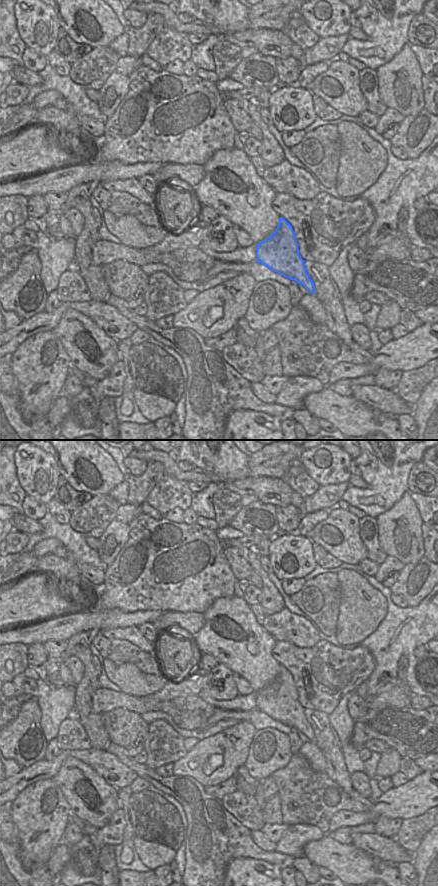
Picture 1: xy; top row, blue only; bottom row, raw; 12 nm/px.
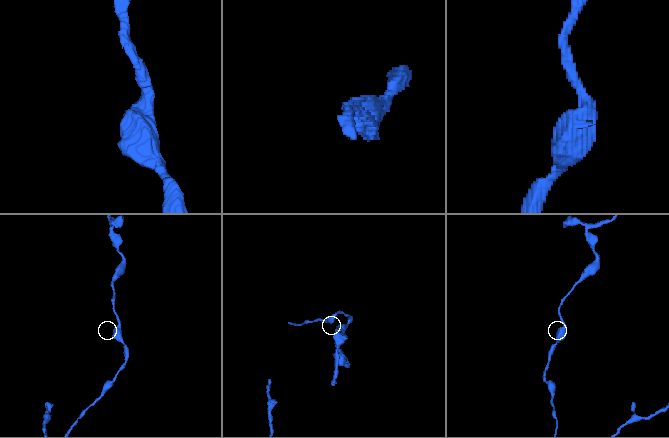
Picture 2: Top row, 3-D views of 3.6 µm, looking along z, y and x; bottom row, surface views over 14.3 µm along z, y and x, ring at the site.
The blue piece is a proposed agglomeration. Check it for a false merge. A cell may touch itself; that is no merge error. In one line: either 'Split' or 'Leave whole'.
Leave whole.

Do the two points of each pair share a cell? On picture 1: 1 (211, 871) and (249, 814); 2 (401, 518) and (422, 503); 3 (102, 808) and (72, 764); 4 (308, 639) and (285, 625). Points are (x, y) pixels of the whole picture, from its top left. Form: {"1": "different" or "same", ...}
{"1": "different", "2": "different", "3": "same", "4": "same"}

